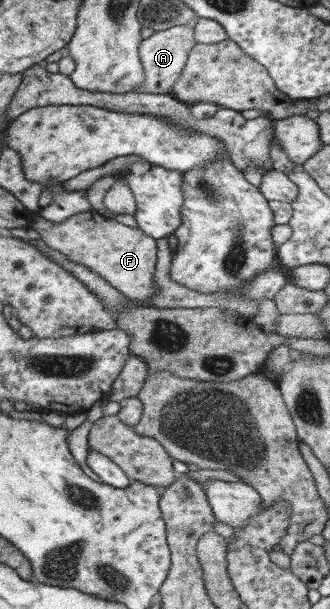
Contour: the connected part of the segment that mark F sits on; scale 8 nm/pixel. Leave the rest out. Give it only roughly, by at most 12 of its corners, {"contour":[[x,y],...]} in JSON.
{"contour":[[99,212],[32,229],[131,300],[154,292],[156,240]]}

